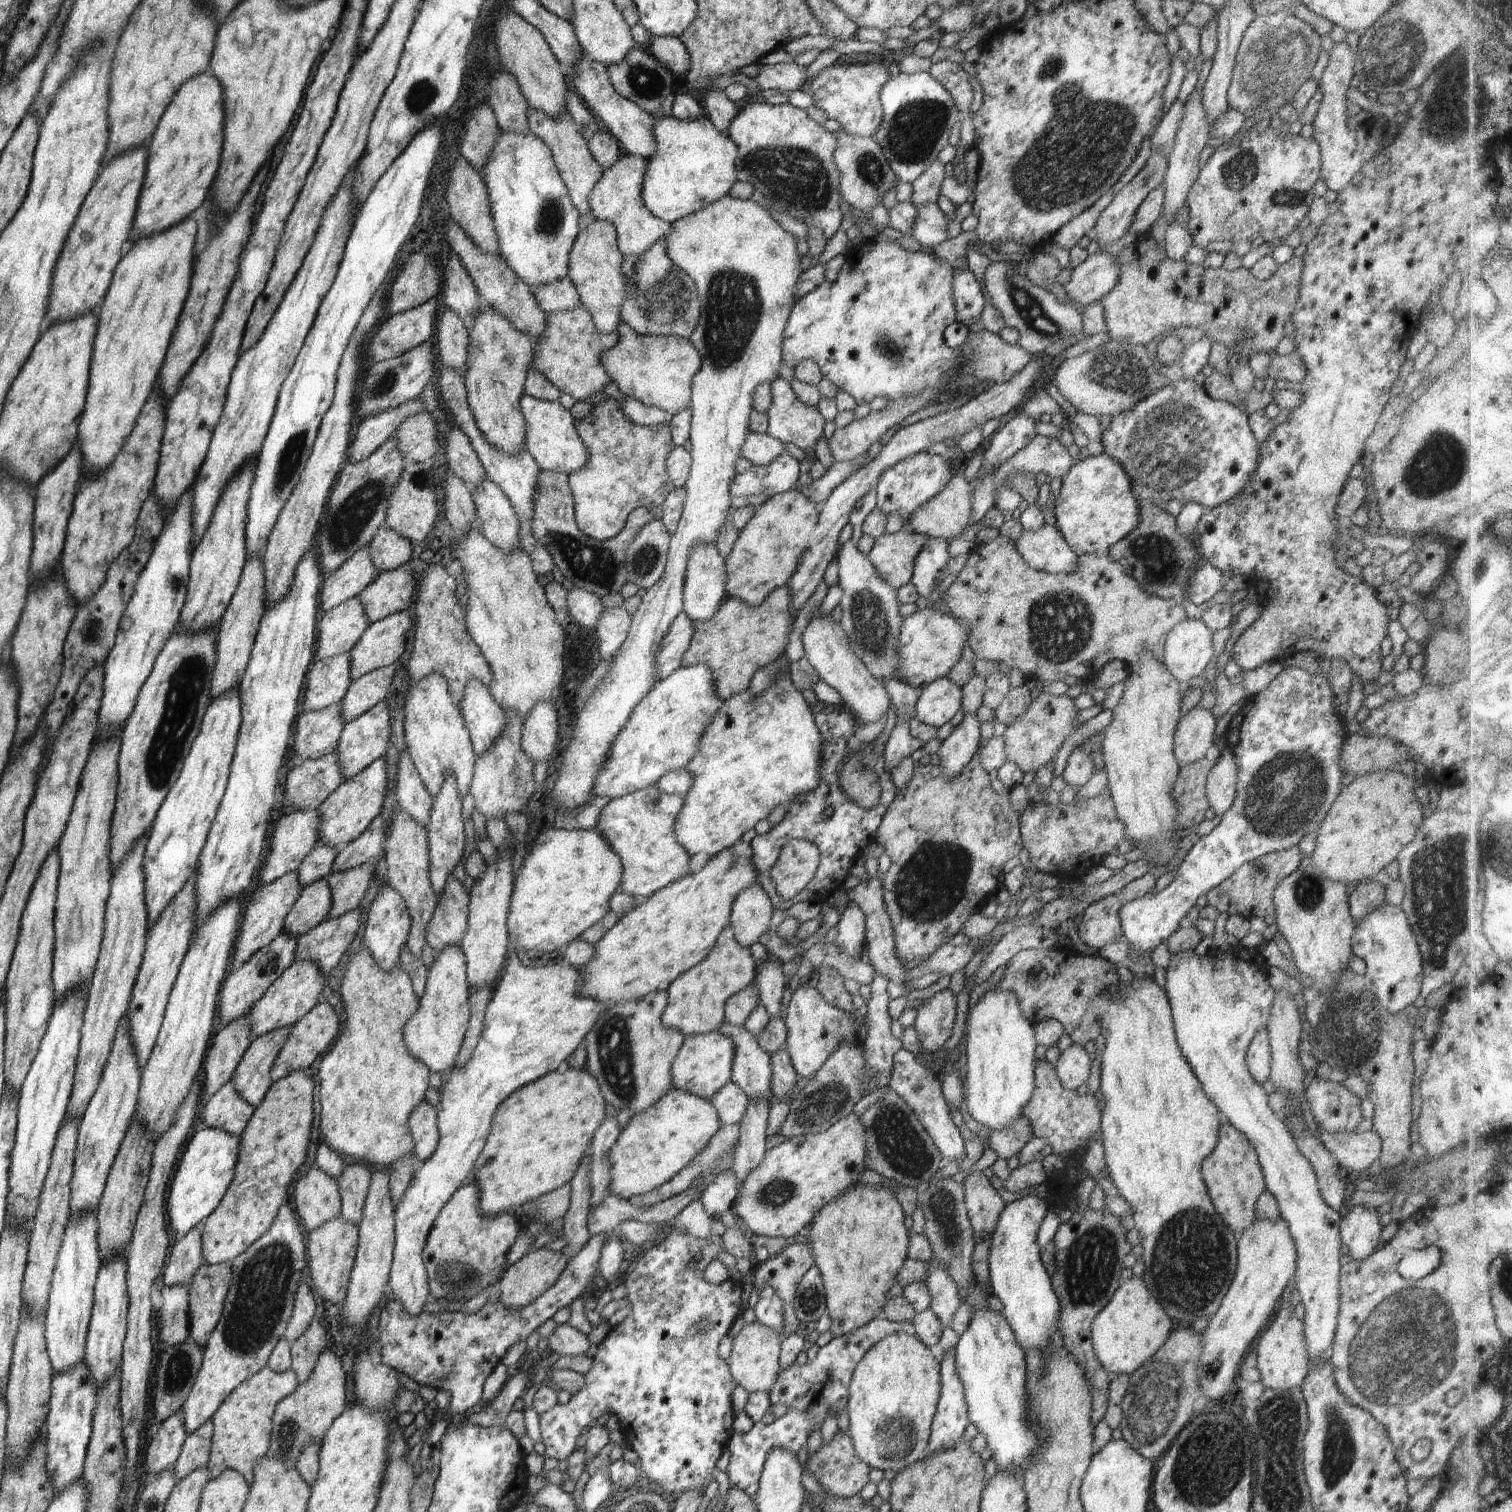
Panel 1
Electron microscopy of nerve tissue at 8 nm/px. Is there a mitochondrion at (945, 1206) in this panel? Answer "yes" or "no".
yes

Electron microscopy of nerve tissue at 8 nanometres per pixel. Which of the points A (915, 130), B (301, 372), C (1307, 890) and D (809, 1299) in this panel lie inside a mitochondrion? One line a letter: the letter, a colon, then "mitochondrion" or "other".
A: mitochondrion
B: other
C: mitochondrion
D: mitochondrion

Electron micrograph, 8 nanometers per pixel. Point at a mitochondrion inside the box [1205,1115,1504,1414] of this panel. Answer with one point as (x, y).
(1384, 1363)

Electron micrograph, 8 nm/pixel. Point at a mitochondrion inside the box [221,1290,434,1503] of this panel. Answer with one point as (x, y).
(285, 1435)

